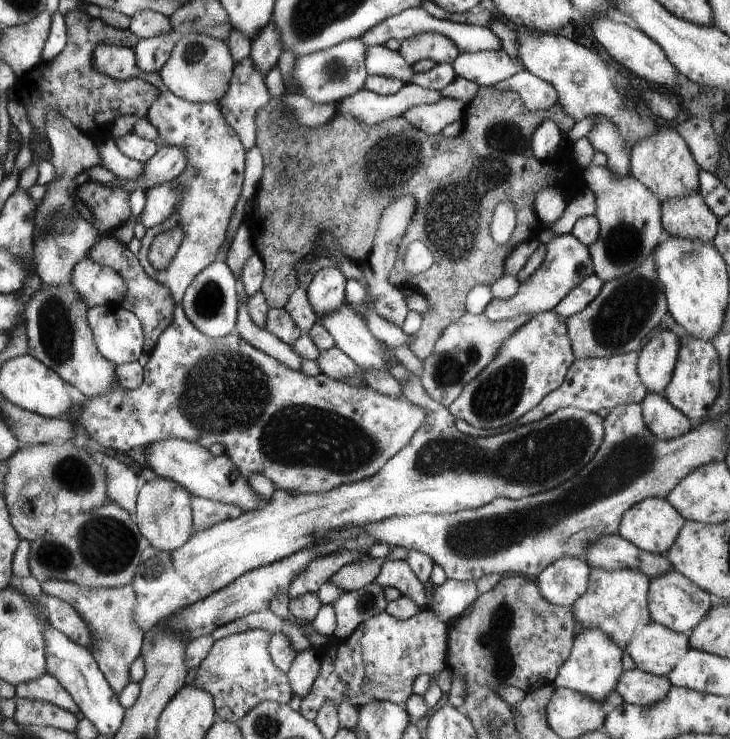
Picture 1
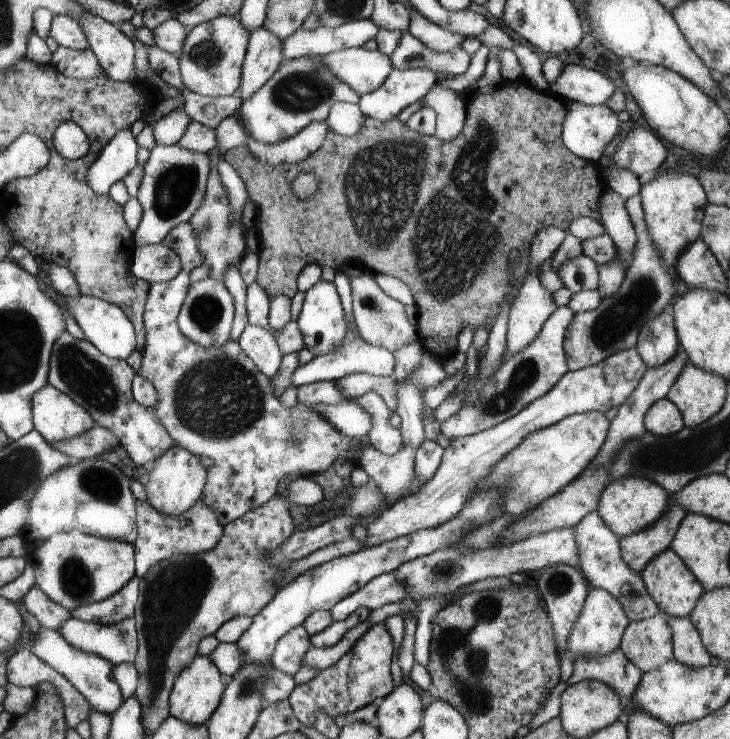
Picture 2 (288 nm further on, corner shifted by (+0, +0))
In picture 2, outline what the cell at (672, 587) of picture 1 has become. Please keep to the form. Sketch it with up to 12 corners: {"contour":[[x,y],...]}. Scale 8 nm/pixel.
{"contour":[[669,548],[639,572],[659,614],[687,618],[705,592]]}

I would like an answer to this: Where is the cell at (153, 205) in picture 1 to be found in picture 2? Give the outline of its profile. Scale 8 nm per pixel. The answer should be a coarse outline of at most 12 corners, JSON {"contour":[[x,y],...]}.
{"contour":[[155,146],[137,200],[139,246],[193,218],[207,154]]}

